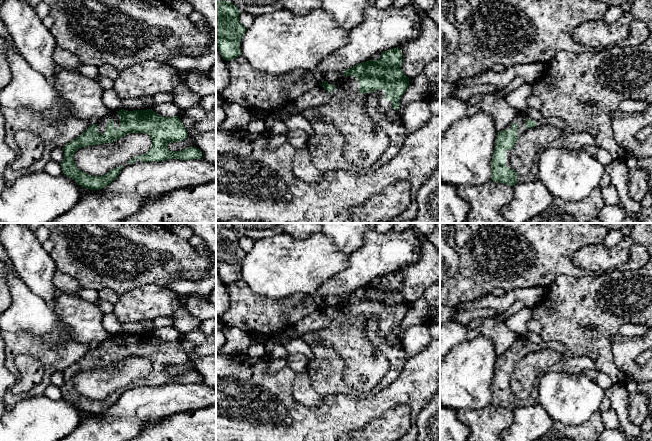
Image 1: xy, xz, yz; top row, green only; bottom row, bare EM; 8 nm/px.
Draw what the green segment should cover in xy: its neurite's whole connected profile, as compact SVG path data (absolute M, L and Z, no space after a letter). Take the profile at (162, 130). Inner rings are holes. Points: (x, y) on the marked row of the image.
M121 109L96 124L91 124L79 137L63 146L64 159L60 163L62 174L89 190L101 190L114 181L123 166L116 167L103 176L82 172L74 163L73 155L82 147L112 143L128 133L146 133L151 138L150 150L130 159L126 165L141 162L159 162L169 159L192 160L202 158L196 147L170 151L168 144L186 139L187 132L178 116L162 117L152 109L126 111Z

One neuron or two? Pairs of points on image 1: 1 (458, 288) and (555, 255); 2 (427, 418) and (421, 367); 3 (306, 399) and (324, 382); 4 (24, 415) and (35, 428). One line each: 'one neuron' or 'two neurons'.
1: one neuron
2: two neurons
3: two neurons
4: one neuron

